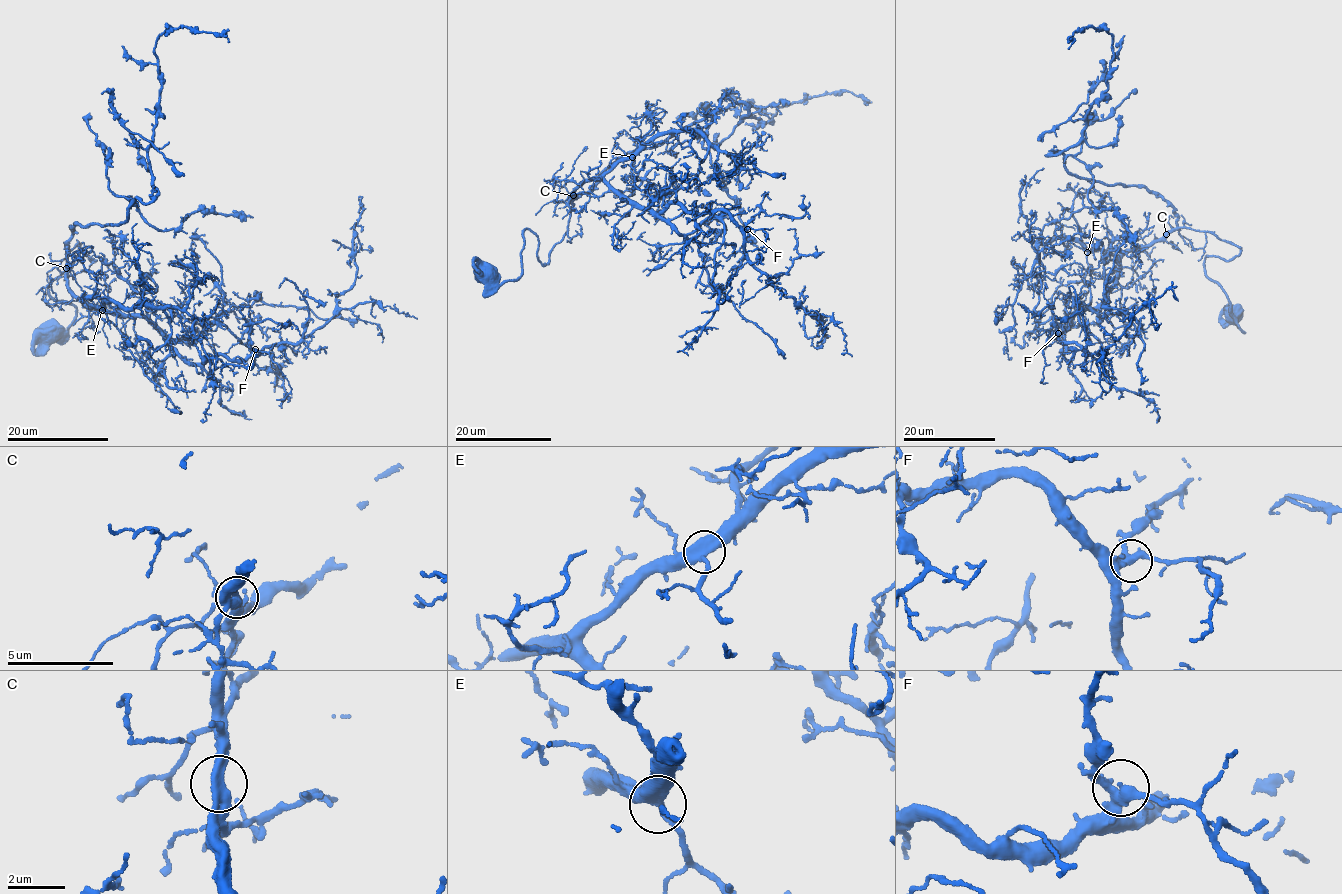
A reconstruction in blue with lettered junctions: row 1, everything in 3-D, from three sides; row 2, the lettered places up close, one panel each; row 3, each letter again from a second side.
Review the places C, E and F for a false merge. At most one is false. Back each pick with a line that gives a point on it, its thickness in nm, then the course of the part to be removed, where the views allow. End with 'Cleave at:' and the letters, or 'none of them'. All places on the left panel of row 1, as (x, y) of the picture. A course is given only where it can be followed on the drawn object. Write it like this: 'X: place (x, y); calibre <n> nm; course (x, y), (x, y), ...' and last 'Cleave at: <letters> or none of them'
Cleave at: none of them

